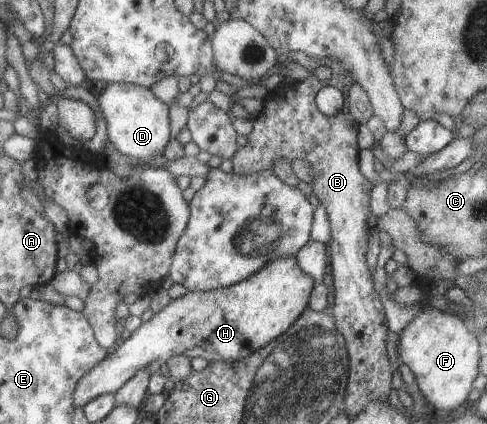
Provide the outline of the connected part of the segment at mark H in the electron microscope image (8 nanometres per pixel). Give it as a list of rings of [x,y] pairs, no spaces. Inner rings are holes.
[[[291,255],[290,257],[279,257],[264,264],[249,278],[233,286],[205,292],[189,291],[187,295],[173,299],[160,312],[155,313],[150,320],[141,323],[127,340],[120,341],[116,350],[108,351],[105,360],[93,366],[84,377],[79,379],[72,394],[74,408],[85,406],[98,396],[115,394],[139,369],[154,360],[165,363],[175,355],[185,355],[188,359],[201,356],[208,362],[229,362],[251,356],[256,350],[281,337],[299,318],[299,315],[308,308],[308,300],[314,286],[314,278],[301,269],[296,258]]]

